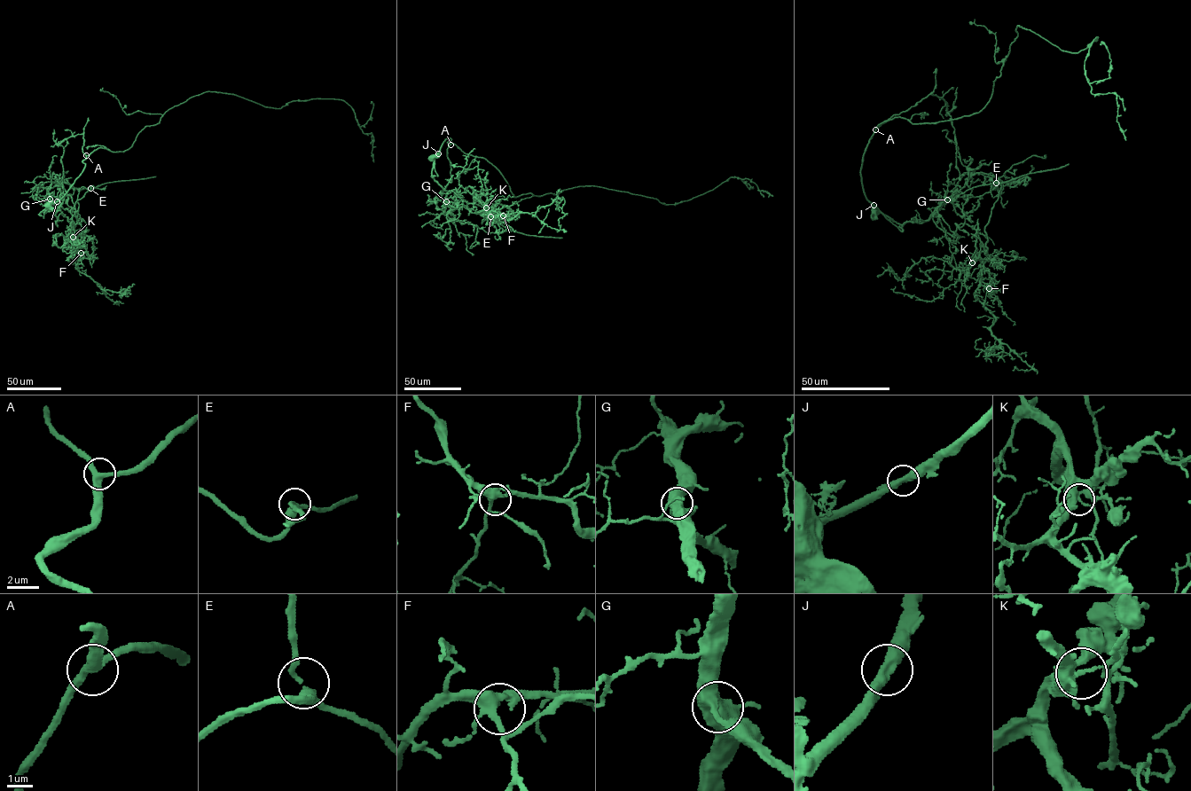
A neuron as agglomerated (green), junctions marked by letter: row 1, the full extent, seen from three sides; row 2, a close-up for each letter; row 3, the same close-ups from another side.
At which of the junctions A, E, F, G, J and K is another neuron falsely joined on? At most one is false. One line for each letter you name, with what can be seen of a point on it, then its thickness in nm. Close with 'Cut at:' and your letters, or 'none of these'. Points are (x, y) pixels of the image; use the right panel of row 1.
K: (972, 262) | 400 nm
Cut at: K

